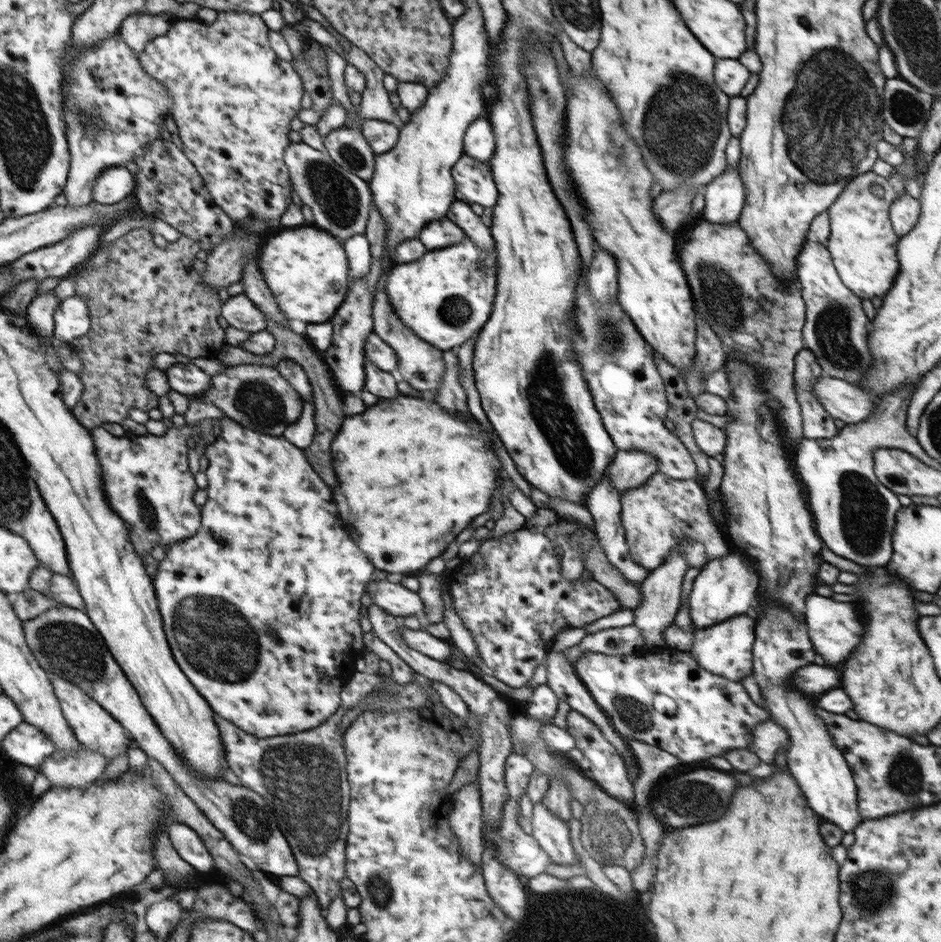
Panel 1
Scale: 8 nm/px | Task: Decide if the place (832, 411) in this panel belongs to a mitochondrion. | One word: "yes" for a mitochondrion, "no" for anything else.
no

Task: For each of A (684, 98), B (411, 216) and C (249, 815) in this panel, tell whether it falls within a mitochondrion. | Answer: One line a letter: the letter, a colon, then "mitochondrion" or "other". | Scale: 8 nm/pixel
A: mitochondrion
B: other
C: mitochondrion

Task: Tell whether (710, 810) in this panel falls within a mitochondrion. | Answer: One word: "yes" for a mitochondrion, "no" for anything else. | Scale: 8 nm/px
yes

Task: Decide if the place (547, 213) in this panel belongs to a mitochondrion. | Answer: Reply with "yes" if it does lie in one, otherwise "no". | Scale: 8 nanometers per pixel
no

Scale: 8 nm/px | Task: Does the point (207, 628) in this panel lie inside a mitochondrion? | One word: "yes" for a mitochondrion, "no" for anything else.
yes

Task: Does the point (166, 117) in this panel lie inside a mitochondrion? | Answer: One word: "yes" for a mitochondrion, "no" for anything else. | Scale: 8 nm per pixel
no

